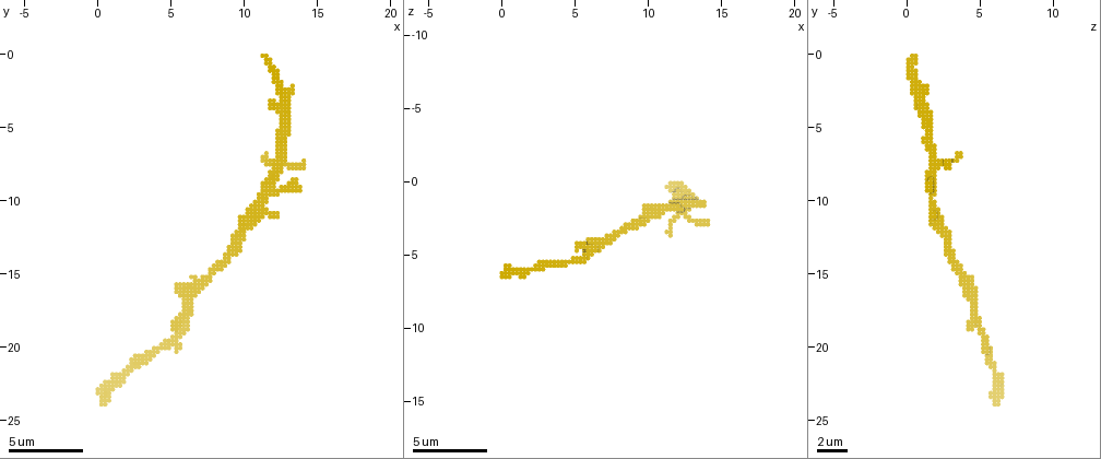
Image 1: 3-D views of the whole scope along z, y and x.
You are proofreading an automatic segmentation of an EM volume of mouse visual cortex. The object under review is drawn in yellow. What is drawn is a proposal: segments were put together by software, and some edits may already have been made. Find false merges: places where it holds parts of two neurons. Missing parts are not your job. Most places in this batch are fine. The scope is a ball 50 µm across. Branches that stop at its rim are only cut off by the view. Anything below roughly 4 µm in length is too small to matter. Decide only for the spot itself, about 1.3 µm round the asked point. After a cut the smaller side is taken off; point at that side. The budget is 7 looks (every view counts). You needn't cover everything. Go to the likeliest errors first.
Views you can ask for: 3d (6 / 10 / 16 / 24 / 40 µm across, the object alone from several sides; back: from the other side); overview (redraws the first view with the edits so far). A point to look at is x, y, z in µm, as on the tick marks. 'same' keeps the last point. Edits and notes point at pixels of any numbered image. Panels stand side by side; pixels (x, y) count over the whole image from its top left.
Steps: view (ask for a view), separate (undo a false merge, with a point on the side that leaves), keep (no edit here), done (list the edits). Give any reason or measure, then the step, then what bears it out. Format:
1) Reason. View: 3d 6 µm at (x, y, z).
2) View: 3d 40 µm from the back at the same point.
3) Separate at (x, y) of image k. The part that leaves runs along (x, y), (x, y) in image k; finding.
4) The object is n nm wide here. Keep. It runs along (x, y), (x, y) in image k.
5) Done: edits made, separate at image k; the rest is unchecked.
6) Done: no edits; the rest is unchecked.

View: 3d 10 µm at (6.0, 17.6, 4.6).

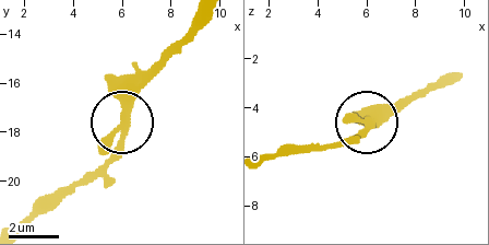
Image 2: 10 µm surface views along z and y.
Keep. It runs along (194, 20), (188, 39), (121, 120), (107, 187) in image 2; all the same neuron.

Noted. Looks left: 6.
Thin neck. View: 3d 6 µm at (2.0, 21.8, 6.0).

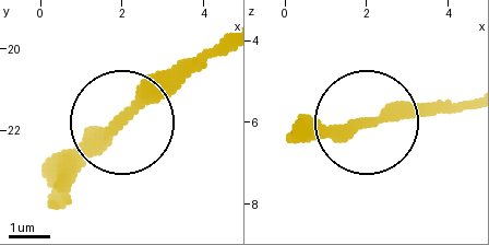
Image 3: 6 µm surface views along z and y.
View: 3d 6 µm from the back at (2.05, 21.65, 5.95).

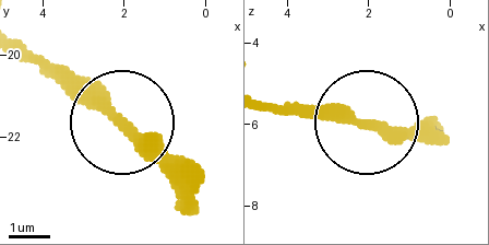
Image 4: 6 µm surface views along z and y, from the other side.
Keep. It runs along (18, 42), (80, 80), (191, 191) in image 4; one neuron here.

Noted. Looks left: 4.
View: 3d 6 µm at (9.0, 13.4, 3.0).

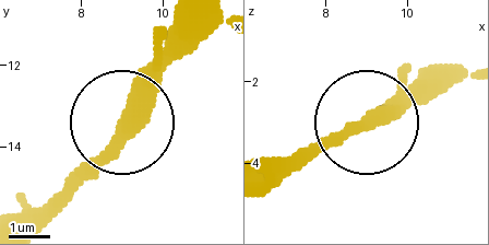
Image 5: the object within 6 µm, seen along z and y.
Keep. It runs along (120, 117), (109, 144), (40, 214) in image 5; one neuron here.

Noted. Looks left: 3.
Thin neck. View: 3d 6 µm at (11.4, 9.6, 1.8).

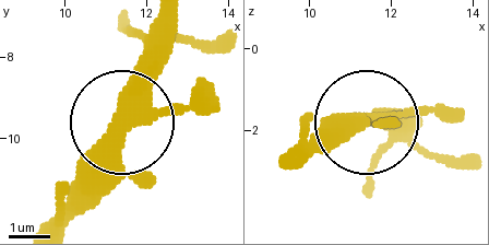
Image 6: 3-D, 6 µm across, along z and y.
Keep. It runs along (43, 226), (176, 32) in image 6; all the same neuron.

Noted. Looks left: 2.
Done: no edits; the rest is unchecked.

